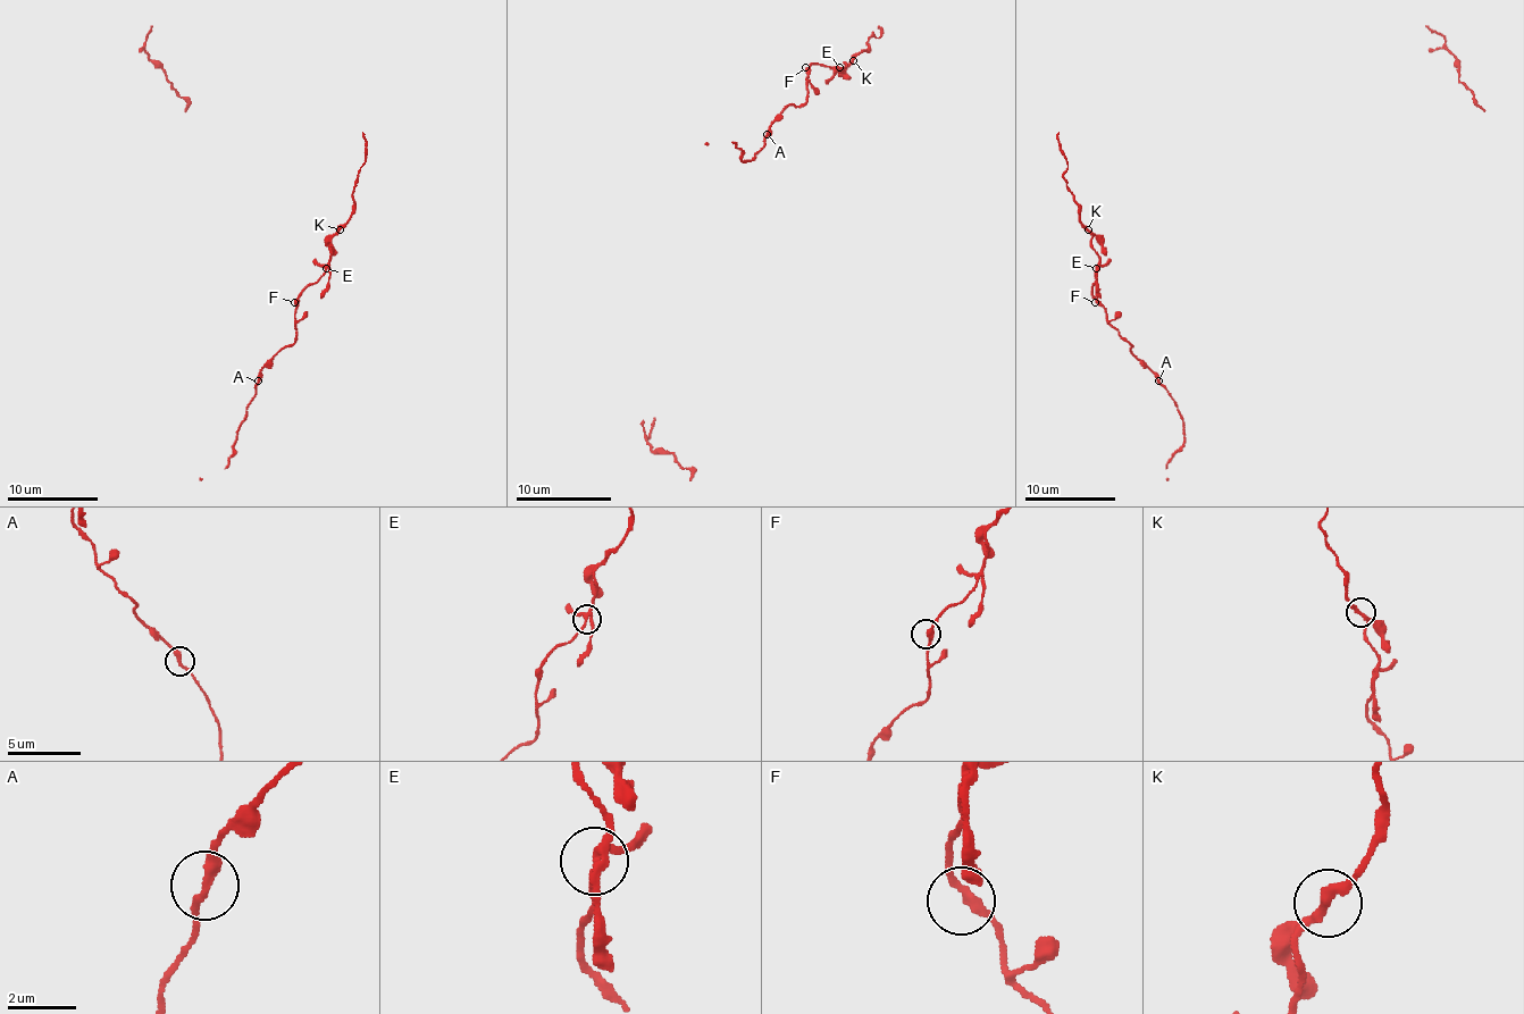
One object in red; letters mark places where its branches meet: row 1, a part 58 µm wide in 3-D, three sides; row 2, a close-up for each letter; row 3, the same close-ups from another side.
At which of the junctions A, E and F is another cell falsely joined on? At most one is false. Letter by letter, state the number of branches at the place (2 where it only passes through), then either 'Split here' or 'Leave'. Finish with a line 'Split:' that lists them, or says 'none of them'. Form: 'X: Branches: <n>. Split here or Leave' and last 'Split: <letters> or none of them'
A: Branches: 2. Leave
E: Branches: 4. Leave
F: Branches: 2. Leave
Split: none of them

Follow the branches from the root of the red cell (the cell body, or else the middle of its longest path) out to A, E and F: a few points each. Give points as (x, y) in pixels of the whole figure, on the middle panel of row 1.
A: (827, 84), (839, 69), (812, 65), (805, 78), (807, 98), (798, 106), (788, 106), (767, 134)
E: (827, 84), (839, 67)
F: (827, 84), (839, 69), (836, 67), (805, 67)

